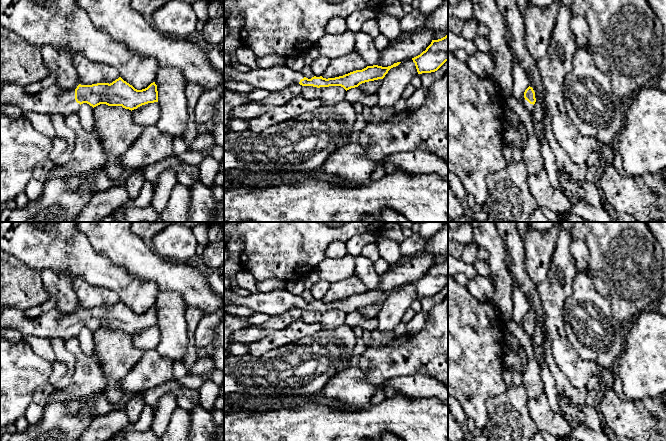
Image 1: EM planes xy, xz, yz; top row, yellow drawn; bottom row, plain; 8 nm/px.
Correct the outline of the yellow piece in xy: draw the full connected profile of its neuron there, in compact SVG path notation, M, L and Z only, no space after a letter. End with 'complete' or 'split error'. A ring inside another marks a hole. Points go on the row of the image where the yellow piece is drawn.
M121 77L110 84L79 84L74 91L62 89L55 84L42 88L36 94L29 94L24 88L15 84L0 86L0 106L14 104L23 110L48 115L58 113L64 117L78 111L83 103L87 103L93 108L100 104L106 104L122 106L132 111L142 105L154 102L158 102L155 82L145 89L137 90Z; split error

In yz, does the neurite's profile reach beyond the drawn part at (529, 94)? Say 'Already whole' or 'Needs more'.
Needs more

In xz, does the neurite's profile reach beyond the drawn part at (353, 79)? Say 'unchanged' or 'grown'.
grown

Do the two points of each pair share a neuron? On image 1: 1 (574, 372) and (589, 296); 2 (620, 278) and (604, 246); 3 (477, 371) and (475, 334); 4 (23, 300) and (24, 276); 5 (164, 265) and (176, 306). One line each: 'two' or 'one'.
1: two
2: one
3: one
4: one
5: two

